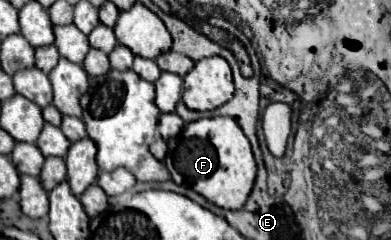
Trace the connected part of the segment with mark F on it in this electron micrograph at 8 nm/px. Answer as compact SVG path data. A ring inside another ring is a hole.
M211 116L187 122L165 162L173 182L193 188L197 194L225 210L243 208L257 172L249 140L241 132L239 124L229 120L229 116Z

